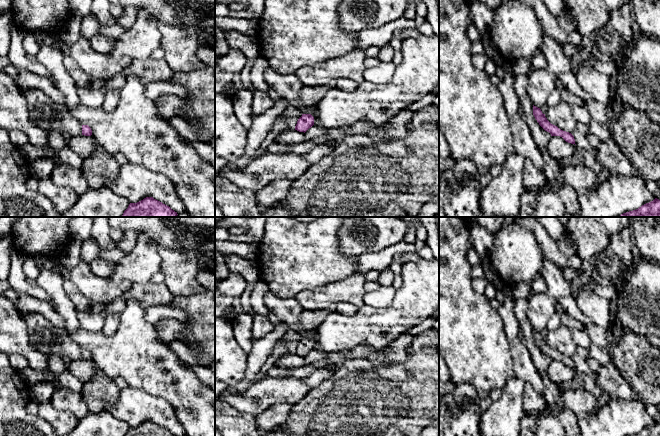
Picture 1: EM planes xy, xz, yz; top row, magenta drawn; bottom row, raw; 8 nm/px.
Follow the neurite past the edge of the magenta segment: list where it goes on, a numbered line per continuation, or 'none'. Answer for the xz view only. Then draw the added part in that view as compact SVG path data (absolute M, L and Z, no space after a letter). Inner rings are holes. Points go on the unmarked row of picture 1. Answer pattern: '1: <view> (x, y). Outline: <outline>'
none

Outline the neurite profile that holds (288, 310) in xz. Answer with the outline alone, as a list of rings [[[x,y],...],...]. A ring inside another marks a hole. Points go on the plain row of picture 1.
[[[270,291],[265,293],[265,304],[270,312],[285,322],[290,329],[297,332],[302,338],[311,338],[314,343],[318,340],[317,330],[305,329],[300,323],[300,314],[303,308],[294,298],[280,298]]]

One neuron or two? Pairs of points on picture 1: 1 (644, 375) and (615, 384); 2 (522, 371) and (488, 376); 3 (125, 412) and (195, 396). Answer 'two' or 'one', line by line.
1: two
2: two
3: two

